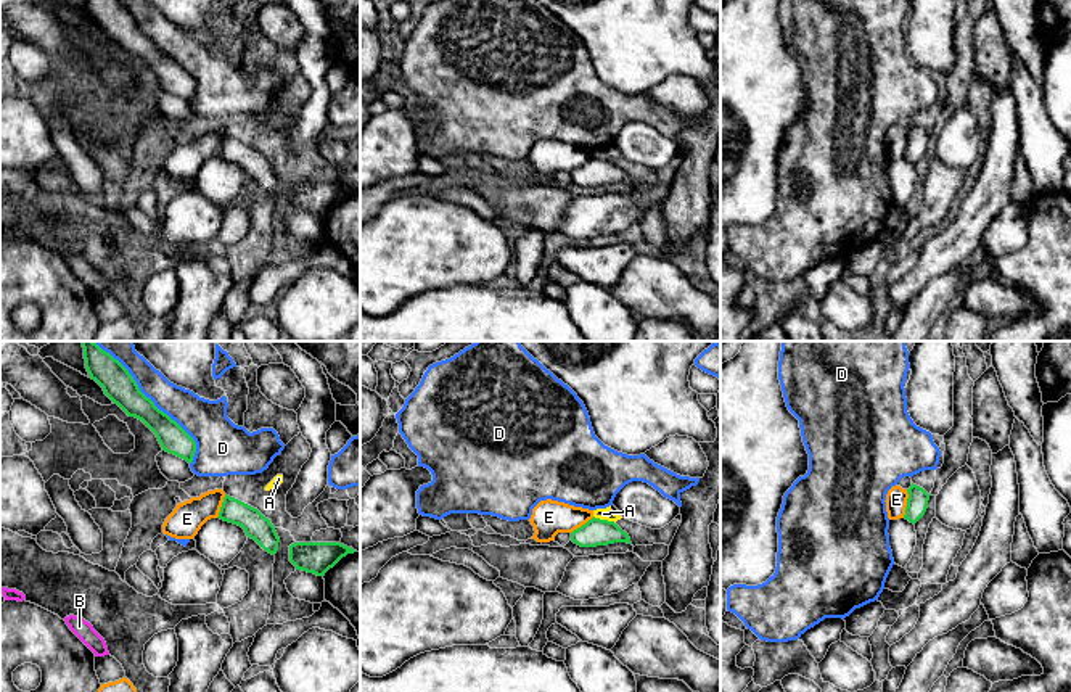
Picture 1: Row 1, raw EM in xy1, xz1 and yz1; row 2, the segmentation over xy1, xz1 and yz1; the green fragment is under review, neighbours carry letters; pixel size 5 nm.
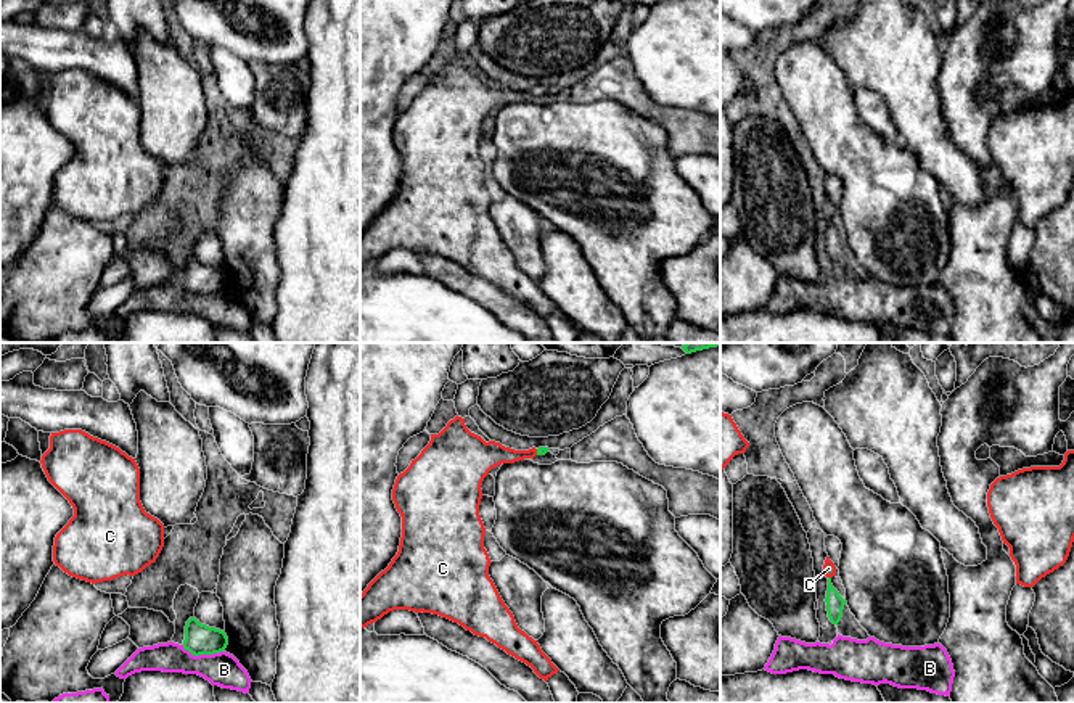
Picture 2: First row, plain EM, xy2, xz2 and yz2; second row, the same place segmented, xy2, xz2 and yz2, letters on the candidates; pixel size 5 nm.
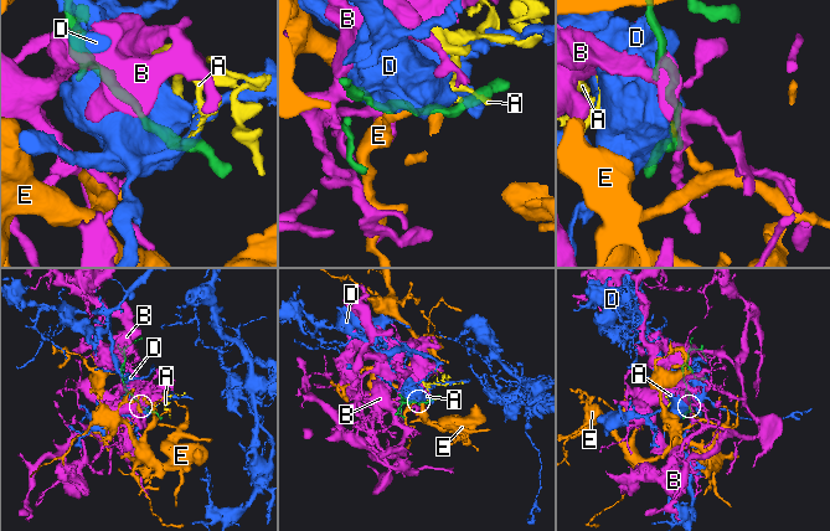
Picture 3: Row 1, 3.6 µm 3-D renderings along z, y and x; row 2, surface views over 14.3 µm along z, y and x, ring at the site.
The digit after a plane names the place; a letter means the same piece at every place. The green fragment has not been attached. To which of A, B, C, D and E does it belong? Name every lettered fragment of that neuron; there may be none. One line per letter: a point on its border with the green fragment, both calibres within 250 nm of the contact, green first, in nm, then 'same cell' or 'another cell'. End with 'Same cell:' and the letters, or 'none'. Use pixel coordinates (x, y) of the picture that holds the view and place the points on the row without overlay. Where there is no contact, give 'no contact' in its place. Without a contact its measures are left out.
A: xz1 (605, 160) | 140/60 nm | another cell
B: xy2 (203, 293) | 160/170 nm | another cell
C: xz2 (537, 92) | 50/140 nm | same cell
D: xy1 (163, 52) | 160/220 nm | another cell
E: yz1 (907, 144) | 110/110 nm | another cell
Same cell: C

